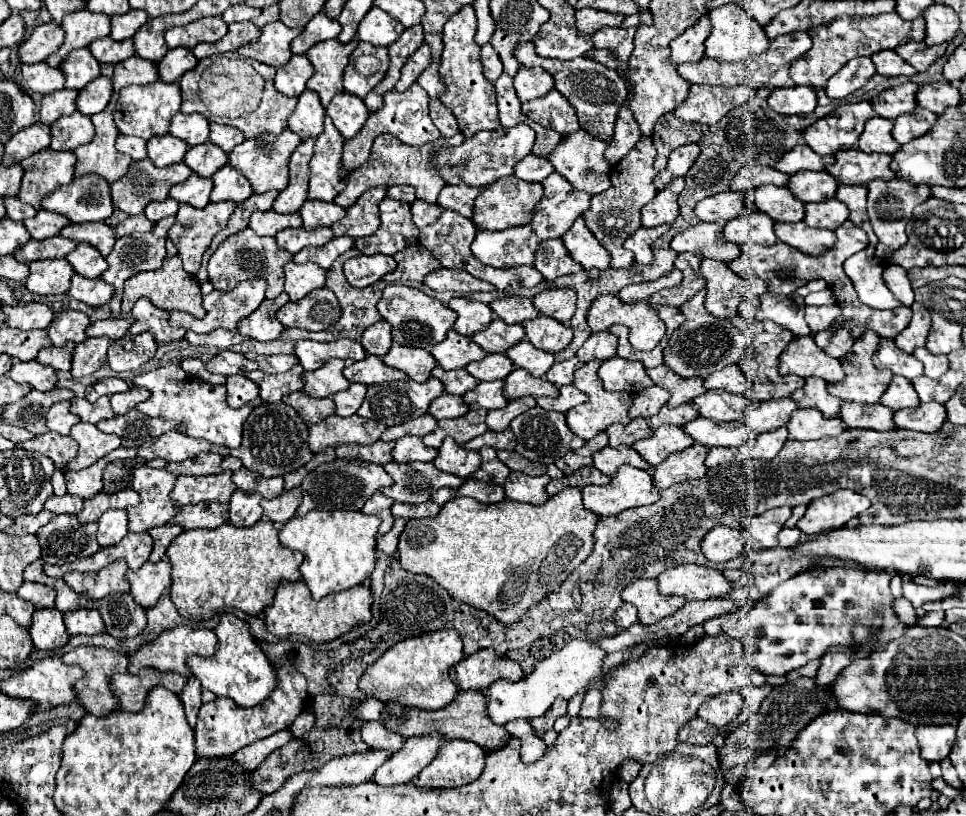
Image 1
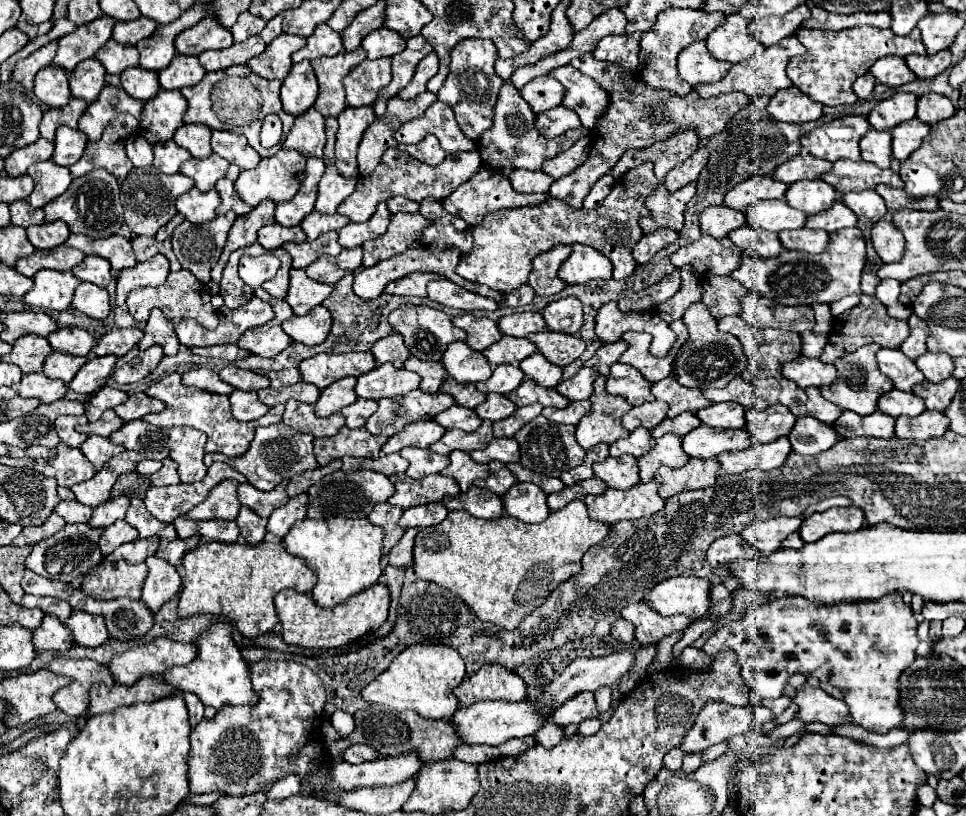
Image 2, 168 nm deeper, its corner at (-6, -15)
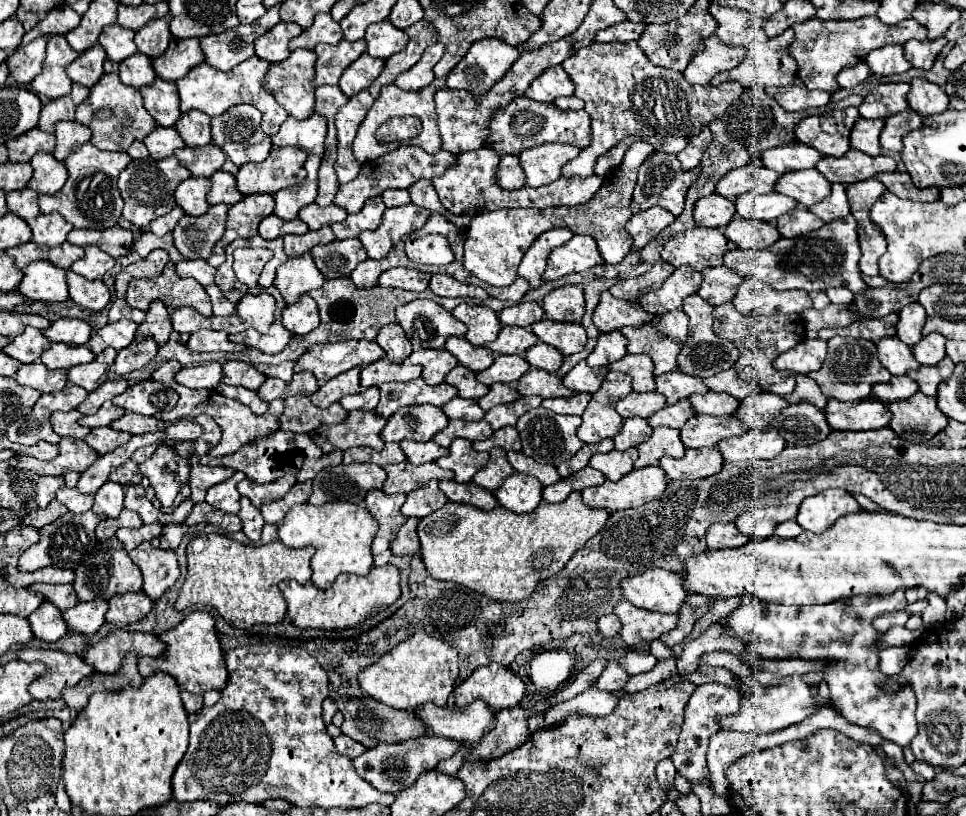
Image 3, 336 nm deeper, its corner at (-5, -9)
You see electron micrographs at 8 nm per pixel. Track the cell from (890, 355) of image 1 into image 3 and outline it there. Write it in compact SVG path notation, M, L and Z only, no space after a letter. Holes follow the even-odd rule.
M897 337L881 339L877 343L877 357L893 375L905 375L909 369L919 369L911 347L903 345Z

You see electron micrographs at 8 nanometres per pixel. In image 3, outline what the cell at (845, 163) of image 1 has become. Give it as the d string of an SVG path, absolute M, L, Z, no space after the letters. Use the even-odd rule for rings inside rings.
M849 149L843 157L823 157L817 167L819 173L825 175L829 183L855 183L869 177L875 177L881 171L895 171L897 163L895 159L887 155L863 155L863 151Z

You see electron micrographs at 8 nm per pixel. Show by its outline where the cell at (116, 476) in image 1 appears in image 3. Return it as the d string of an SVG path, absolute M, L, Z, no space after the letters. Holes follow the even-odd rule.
M127 461L117 471L113 471L109 479L117 481L121 485L139 485L141 479L143 479L143 475L139 473L139 467L137 467L135 461Z

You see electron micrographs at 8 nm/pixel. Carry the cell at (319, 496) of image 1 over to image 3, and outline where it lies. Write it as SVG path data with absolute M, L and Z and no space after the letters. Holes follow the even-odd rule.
M349 463L327 467L313 479L309 503L323 505L327 501L363 503L367 491L381 489L387 473L373 463Z

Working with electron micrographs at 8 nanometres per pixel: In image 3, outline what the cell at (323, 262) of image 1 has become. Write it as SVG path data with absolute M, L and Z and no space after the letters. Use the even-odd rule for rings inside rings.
M343 239L331 241L327 245L317 245L311 249L311 255L325 279L349 277L357 263L367 259L367 251L359 239Z

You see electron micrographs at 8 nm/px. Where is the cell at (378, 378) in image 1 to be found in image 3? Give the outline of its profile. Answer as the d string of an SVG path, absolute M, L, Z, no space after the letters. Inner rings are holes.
M383 357L381 361L375 361L361 369L361 387L367 389L387 381L413 381L421 377L421 369L421 365L413 365L409 361L391 363L387 357Z

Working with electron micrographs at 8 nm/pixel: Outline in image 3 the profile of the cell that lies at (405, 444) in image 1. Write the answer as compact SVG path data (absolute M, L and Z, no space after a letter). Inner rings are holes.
M401 441L399 445L401 445L403 453L407 455L407 459L409 459L413 465L423 465L423 463L429 463L429 461L437 461L439 457L443 457L443 455L449 453L445 447L439 447L439 445L433 443L433 441L427 441L427 443Z

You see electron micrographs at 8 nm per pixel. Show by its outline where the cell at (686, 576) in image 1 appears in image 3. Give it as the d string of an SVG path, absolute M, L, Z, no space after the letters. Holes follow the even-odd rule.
M647 569L623 579L619 587L621 595L635 607L659 613L677 613L687 597L683 575L667 569Z

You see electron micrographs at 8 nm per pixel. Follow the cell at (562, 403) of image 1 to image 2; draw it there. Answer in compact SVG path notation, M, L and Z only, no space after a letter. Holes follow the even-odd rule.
M572 401L568 407L564 409L554 409L554 407L546 407L542 411L542 415L550 421L556 423L568 423L568 425L578 425L578 421L592 409L590 401Z

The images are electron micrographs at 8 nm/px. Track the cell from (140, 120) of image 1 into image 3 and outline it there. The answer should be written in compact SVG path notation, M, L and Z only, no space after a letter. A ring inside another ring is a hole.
M161 77L155 79L153 85L139 89L143 97L145 109L153 115L157 125L161 127L173 127L179 119L179 97L177 97L177 85L173 81L163 81Z

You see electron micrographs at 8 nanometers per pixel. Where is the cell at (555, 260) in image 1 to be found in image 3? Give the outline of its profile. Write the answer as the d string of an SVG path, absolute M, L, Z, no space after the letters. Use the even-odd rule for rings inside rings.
M563 227L549 229L549 231L545 231L543 235L539 235L539 237L535 239L535 243L529 247L529 251L523 255L523 261L521 261L521 265L519 265L519 275L525 277L525 279L531 283L533 289L539 287L539 285L543 283L541 275L543 275L543 271L545 271L549 253L551 253L555 247L567 243L571 237L573 237L573 233L571 233L569 229L563 229Z

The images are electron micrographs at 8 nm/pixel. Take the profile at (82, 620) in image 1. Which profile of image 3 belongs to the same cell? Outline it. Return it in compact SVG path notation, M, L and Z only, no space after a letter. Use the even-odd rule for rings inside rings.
M79 601L75 607L63 611L63 617L69 631L81 635L93 635L105 623L105 611L107 601L91 601L91 603Z

